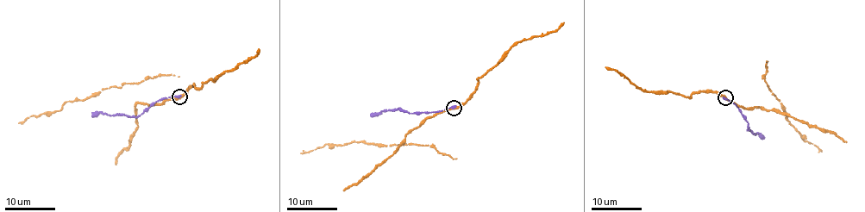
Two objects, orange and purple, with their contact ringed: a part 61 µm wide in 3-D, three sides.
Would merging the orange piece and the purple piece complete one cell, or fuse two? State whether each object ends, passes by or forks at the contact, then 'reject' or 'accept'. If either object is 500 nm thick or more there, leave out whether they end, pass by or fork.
orange passes by; purple ends; reject

